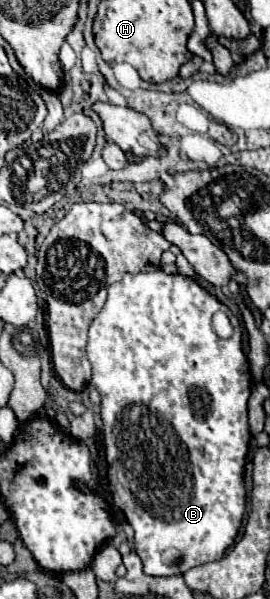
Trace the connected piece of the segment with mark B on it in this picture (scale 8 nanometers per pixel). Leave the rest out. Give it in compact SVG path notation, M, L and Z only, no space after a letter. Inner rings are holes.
M162 270L154 272L138 272L138 274L124 274L124 278L108 288L108 300L104 308L98 312L94 322L88 330L88 360L92 364L92 384L98 388L102 396L102 420L104 420L104 448L106 448L106 462L108 462L108 482L110 494L114 498L116 508L120 508L134 528L134 552L140 556L144 564L144 572L148 576L176 576L186 574L190 568L216 562L224 556L224 552L234 544L238 528L242 524L242 516L246 510L246 488L244 488L244 462L250 444L250 430L248 430L248 410L246 402L250 396L252 376L248 358L242 352L242 328L238 318L220 304L214 296L210 296L204 288L200 288L194 280L184 278L180 274L164 274ZM214 312L226 312L232 326L234 336L224 340L212 328Z

